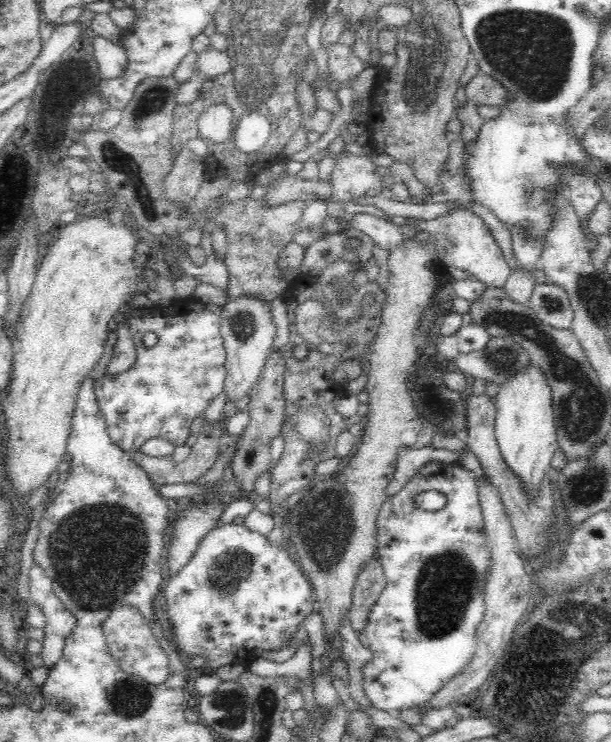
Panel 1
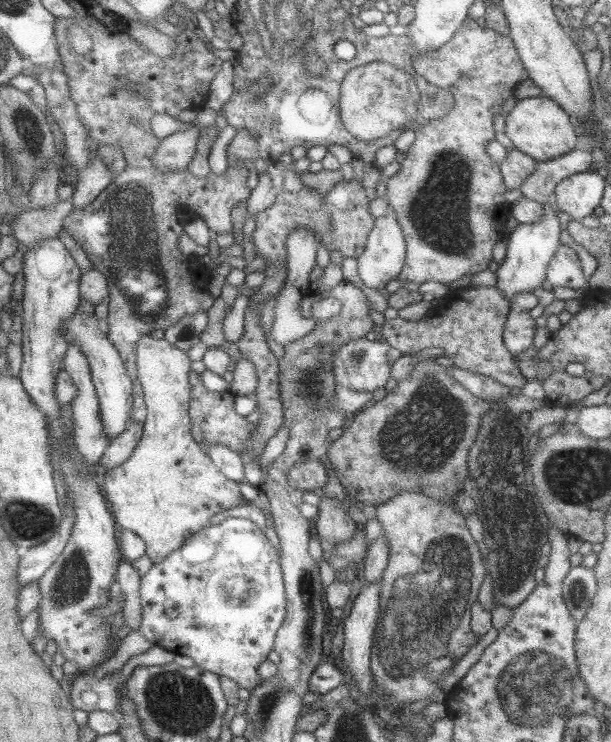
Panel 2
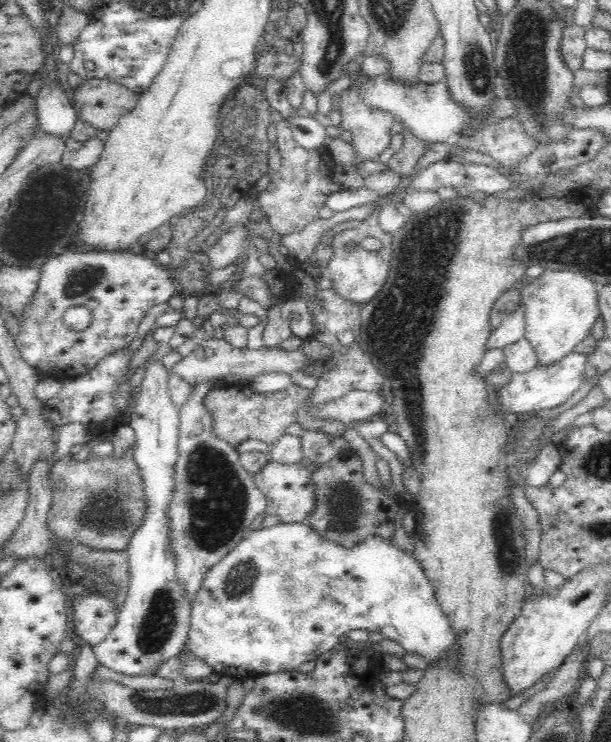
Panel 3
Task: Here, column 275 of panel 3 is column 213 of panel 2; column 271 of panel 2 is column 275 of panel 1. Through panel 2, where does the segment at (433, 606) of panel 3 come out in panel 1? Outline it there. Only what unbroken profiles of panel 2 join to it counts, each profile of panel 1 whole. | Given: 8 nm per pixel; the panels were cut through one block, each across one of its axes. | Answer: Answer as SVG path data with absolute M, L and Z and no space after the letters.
M224 524L210 530L200 541L189 563L172 577L165 590L166 616L172 626L170 644L181 658L204 656L204 670L215 674L220 666L242 664L258 658L256 652L278 652L290 646L296 630L303 626L310 612L318 608L313 583L308 581L298 559L281 544L270 544L266 534L242 524Z

